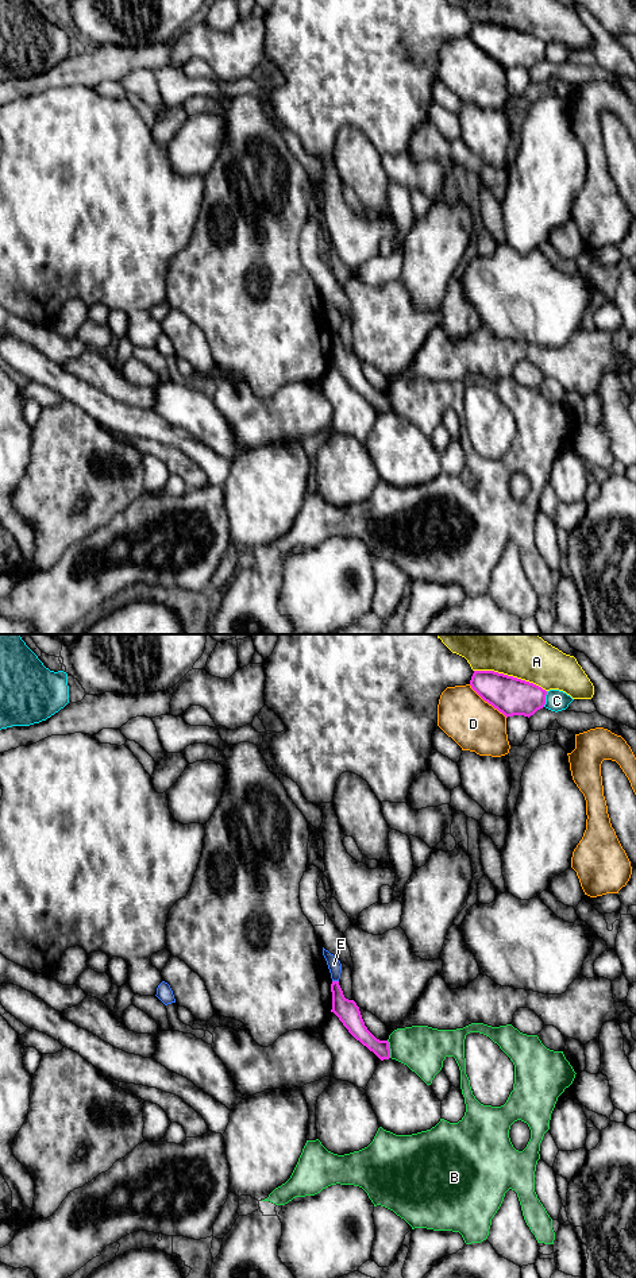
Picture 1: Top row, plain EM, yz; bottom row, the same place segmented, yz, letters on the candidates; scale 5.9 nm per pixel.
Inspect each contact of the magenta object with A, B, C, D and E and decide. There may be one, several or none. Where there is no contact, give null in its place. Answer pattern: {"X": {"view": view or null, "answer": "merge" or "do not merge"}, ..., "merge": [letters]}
{"A": {"view": "yz", "answer": "do not merge"}, "B": {"view": "yz", "answer": "do not merge"}, "C": {"view": "yz", "answer": "do not merge"}, "D": {"view": "yz", "answer": "do not merge"}, "E": {"view": "yz", "answer": "do not merge"}, "merge": []}

